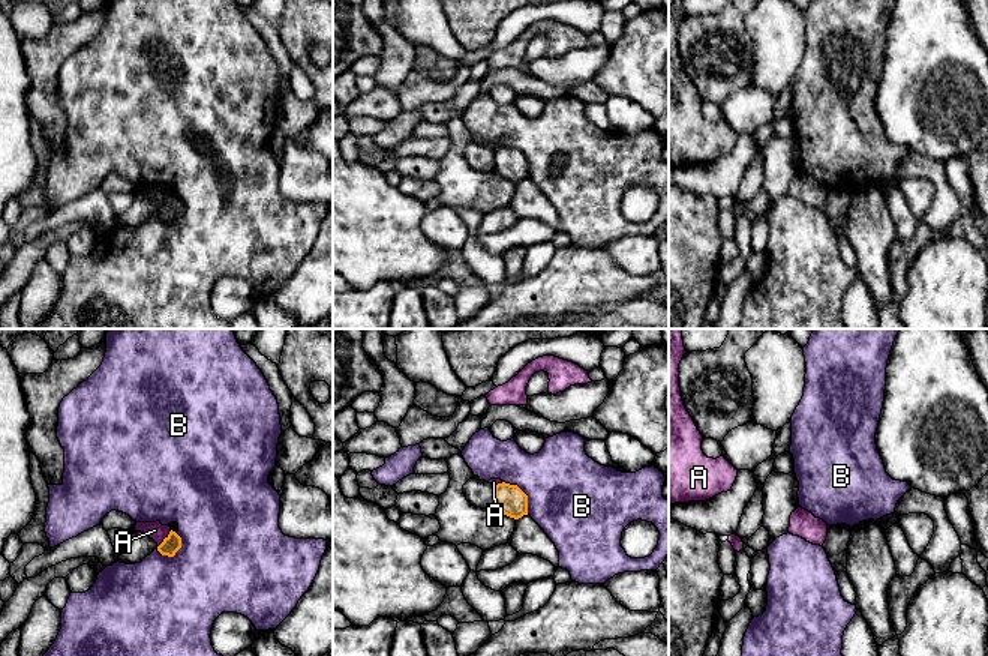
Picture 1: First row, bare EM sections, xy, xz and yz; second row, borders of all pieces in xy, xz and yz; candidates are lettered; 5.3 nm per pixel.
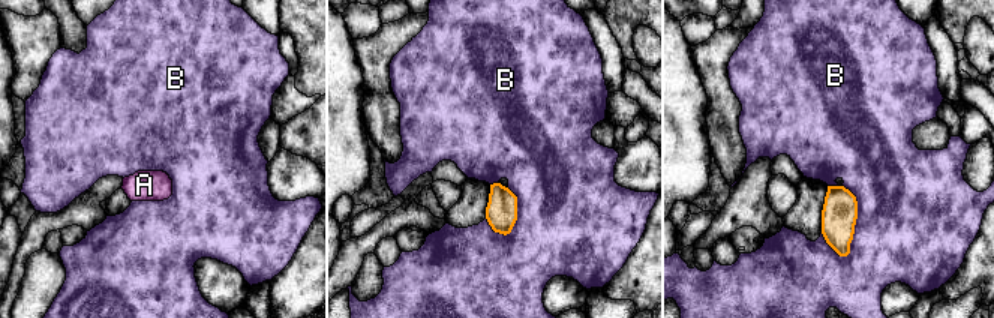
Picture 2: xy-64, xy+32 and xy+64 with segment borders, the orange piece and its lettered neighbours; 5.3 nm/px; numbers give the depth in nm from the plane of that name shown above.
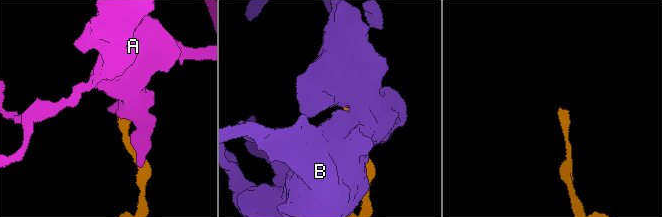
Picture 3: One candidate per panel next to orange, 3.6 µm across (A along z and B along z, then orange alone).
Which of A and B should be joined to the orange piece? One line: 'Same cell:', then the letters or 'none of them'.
Same cell: none of them

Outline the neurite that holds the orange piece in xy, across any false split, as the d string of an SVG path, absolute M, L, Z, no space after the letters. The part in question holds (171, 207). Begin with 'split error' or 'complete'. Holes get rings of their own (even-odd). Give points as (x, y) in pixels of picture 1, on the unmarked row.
complete; M171 194L169 198L163 203L163 206L157 210L157 215L162 219L174 221L180 212L181 212L181 201Z

